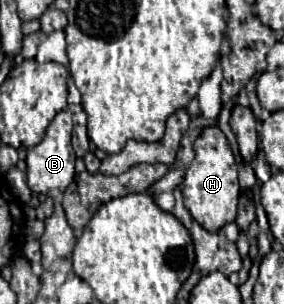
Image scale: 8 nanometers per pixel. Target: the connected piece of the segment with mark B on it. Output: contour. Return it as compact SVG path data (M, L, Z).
M63 110L51 120L51 124L45 132L45 138L27 152L25 162L27 162L27 182L29 182L31 192L57 198L73 182L73 178L75 178L75 152L71 148L71 132L73 132L71 112Z

